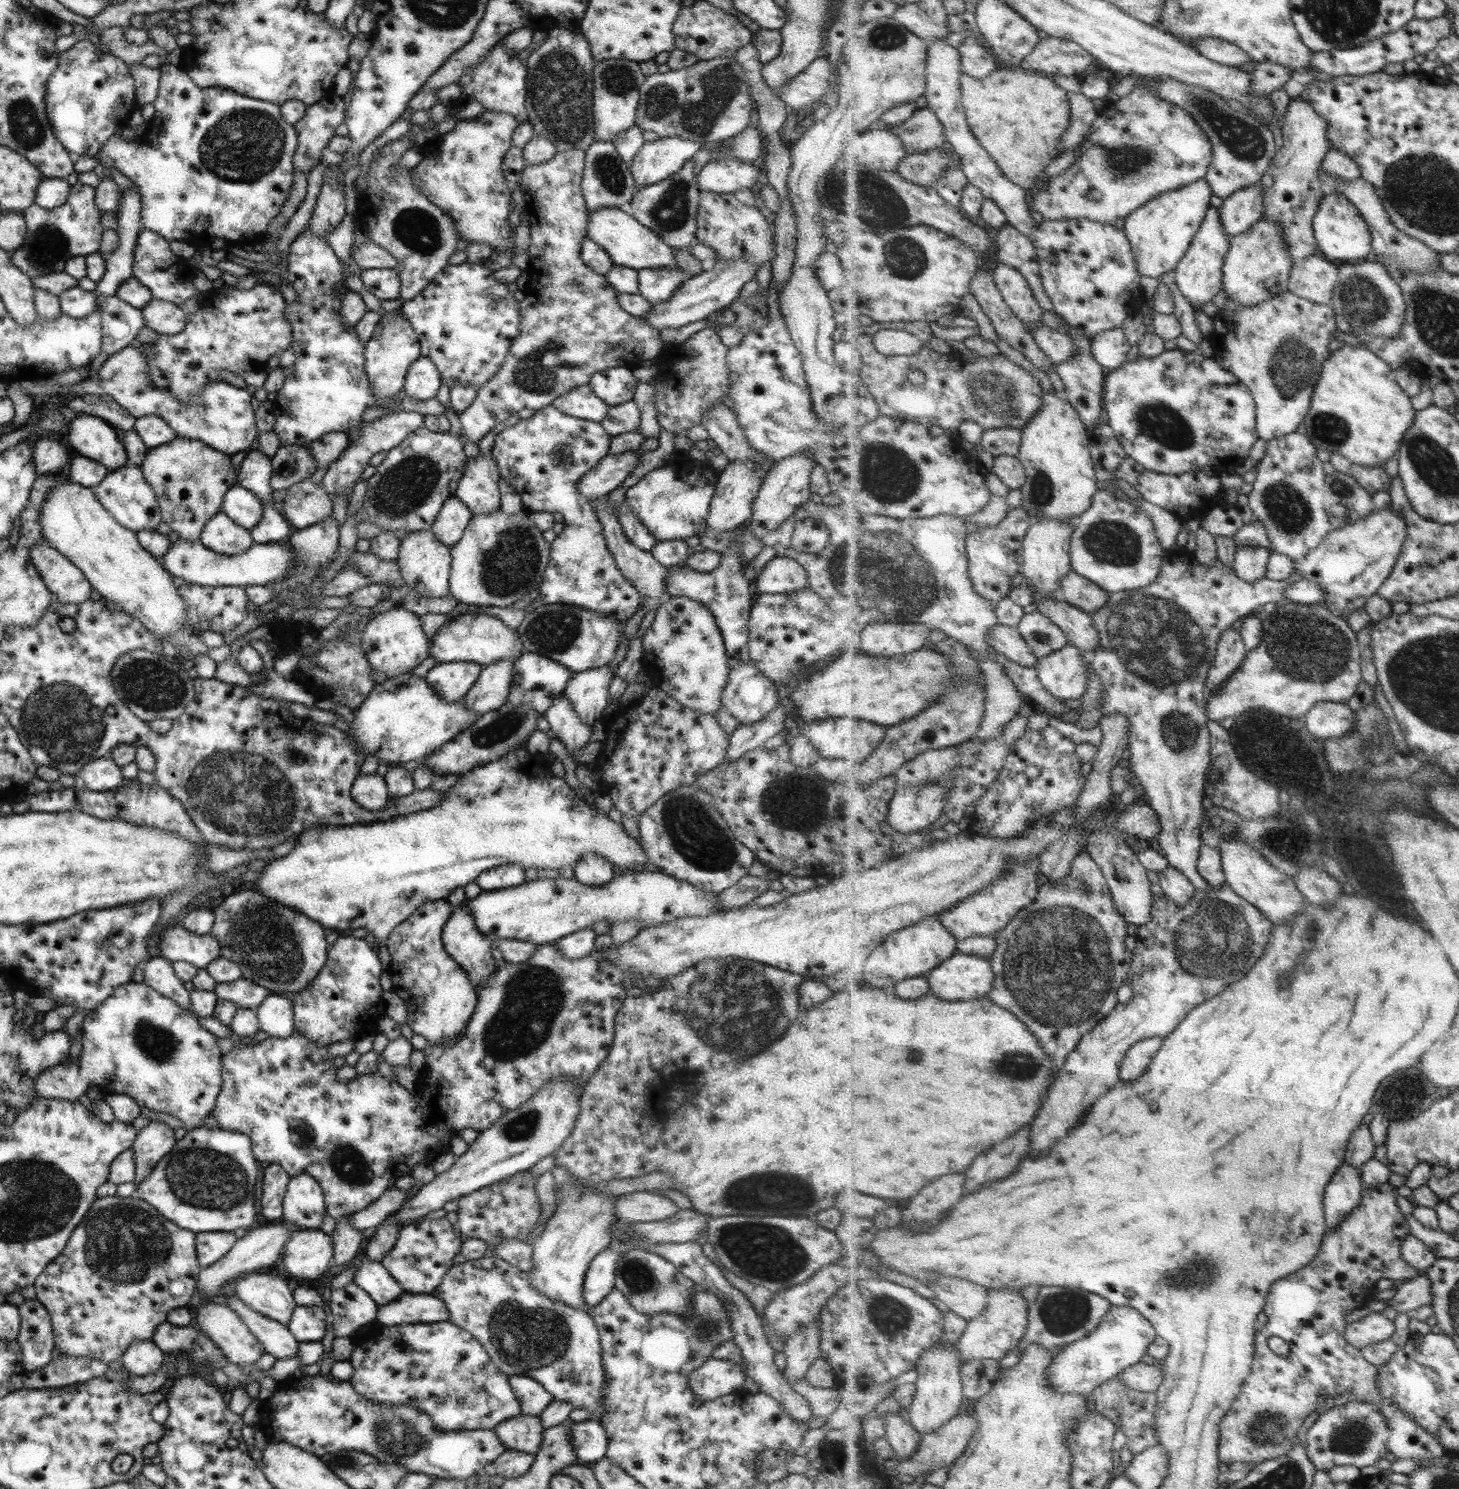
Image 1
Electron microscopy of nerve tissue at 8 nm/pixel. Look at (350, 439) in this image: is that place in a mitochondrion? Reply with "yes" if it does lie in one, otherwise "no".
no

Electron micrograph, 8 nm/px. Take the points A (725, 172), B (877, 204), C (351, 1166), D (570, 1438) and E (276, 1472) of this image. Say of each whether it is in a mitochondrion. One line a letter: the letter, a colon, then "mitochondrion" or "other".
A: other
B: mitochondrion
C: mitochondrion
D: other
E: other

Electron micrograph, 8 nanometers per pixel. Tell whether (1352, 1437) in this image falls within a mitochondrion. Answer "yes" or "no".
yes

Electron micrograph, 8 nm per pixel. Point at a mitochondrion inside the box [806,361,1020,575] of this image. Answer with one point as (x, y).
(888, 476)

